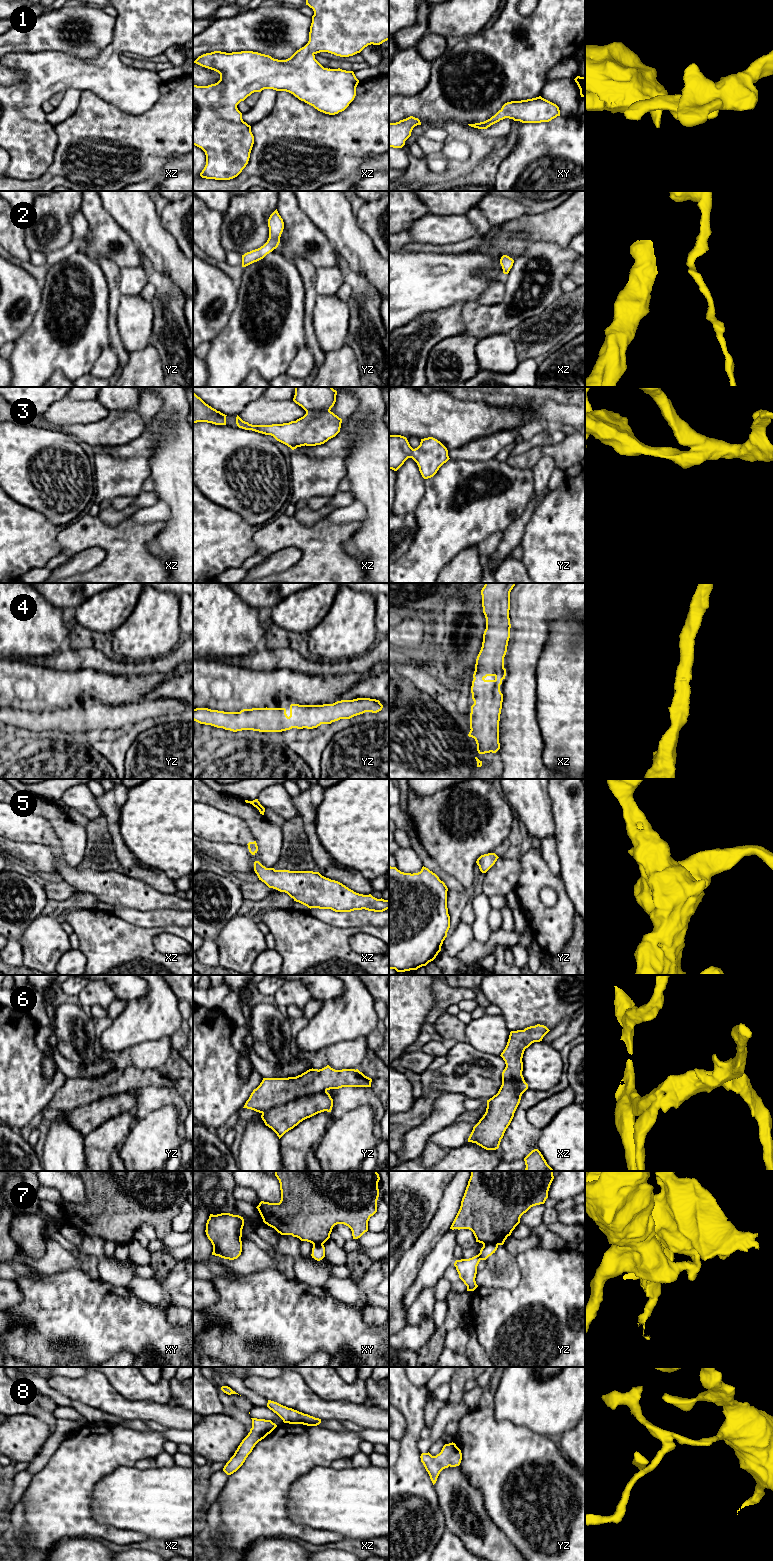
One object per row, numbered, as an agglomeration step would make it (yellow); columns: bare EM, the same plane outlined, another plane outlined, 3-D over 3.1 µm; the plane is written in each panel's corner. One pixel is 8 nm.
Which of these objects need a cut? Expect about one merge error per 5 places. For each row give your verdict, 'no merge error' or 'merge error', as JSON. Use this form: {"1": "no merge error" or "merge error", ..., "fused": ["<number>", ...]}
{"1": "no merge error", "2": "no merge error", "3": "no merge error", "4": "no merge error", "5": "no merge error", "6": "no merge error", "7": "merge error", "8": "no merge error", "fused": ["7"]}

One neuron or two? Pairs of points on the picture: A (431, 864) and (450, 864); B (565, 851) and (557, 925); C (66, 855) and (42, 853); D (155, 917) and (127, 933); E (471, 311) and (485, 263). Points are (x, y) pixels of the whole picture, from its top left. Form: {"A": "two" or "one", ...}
{"A": "two", "B": "two", "C": "one", "D": "two", "E": "two"}

